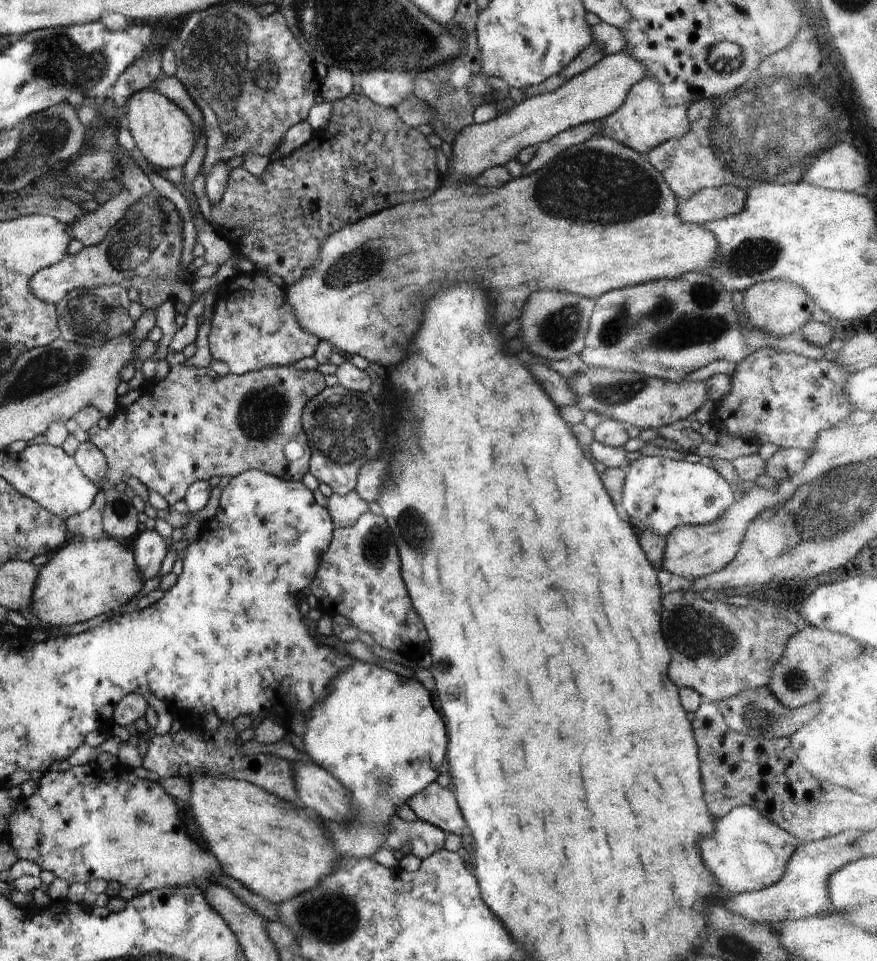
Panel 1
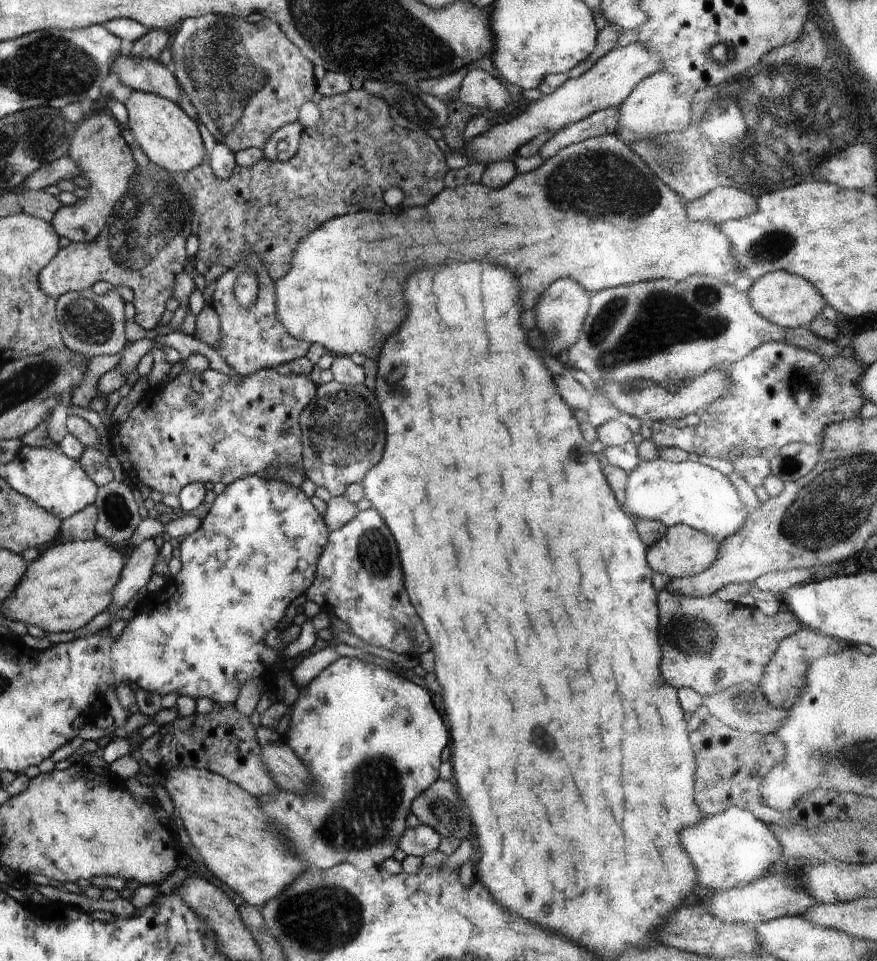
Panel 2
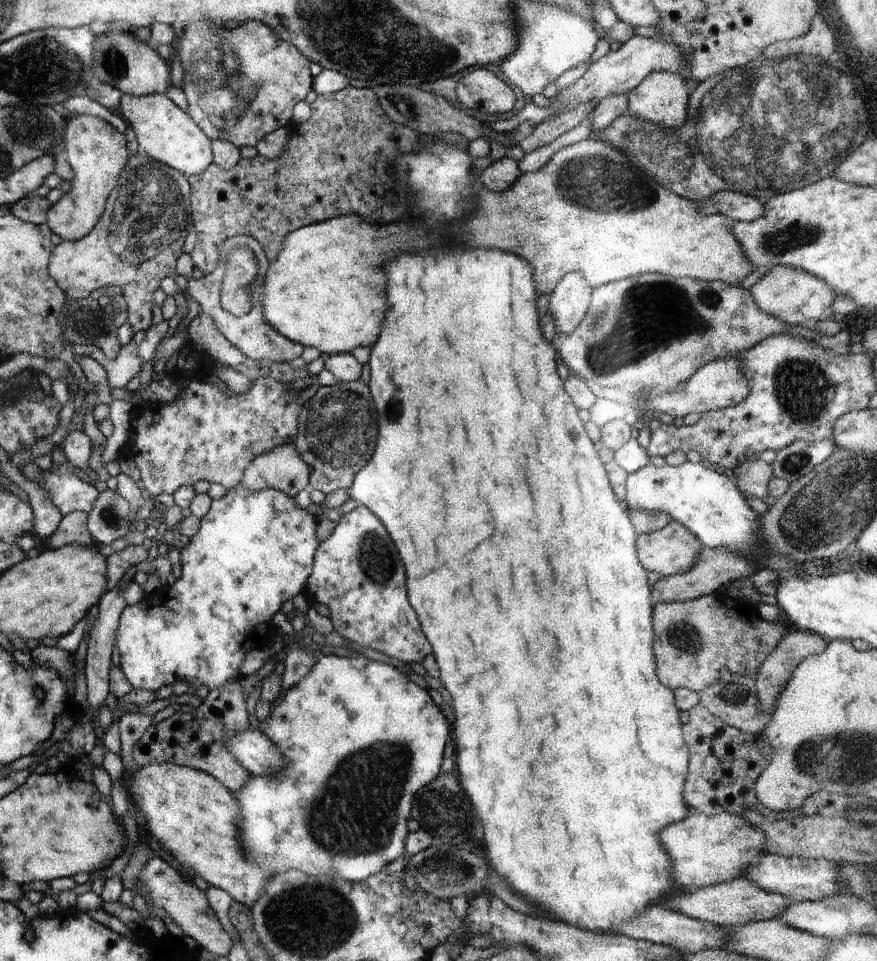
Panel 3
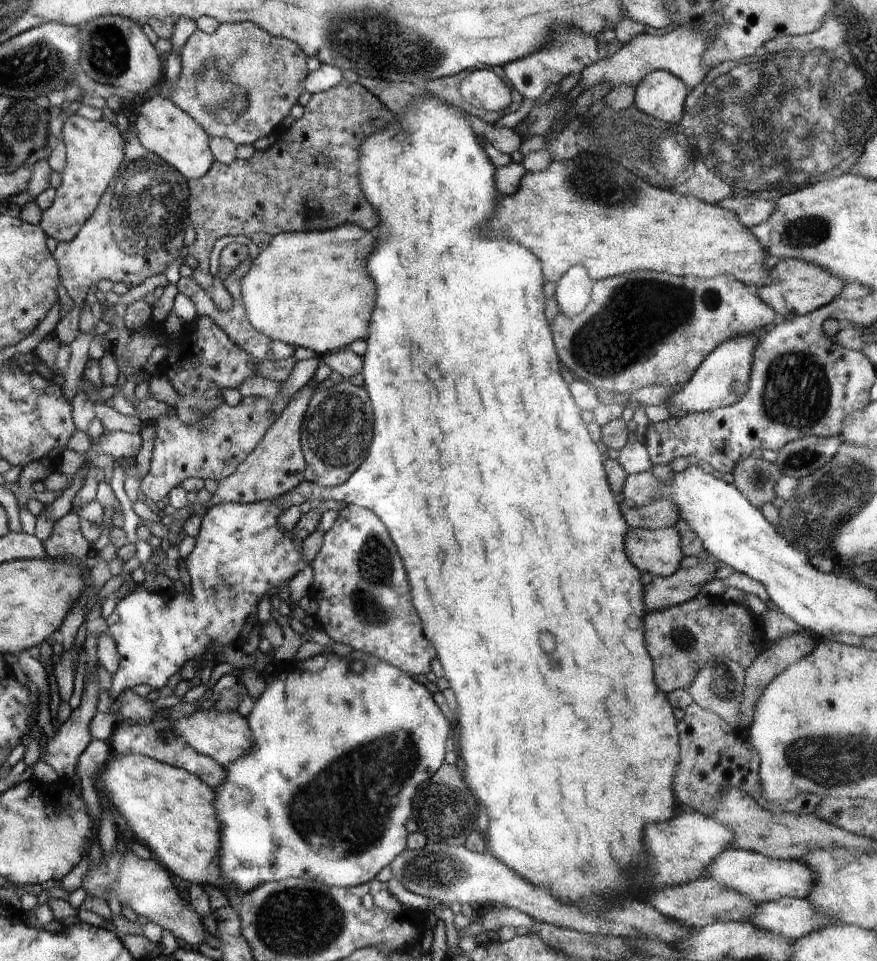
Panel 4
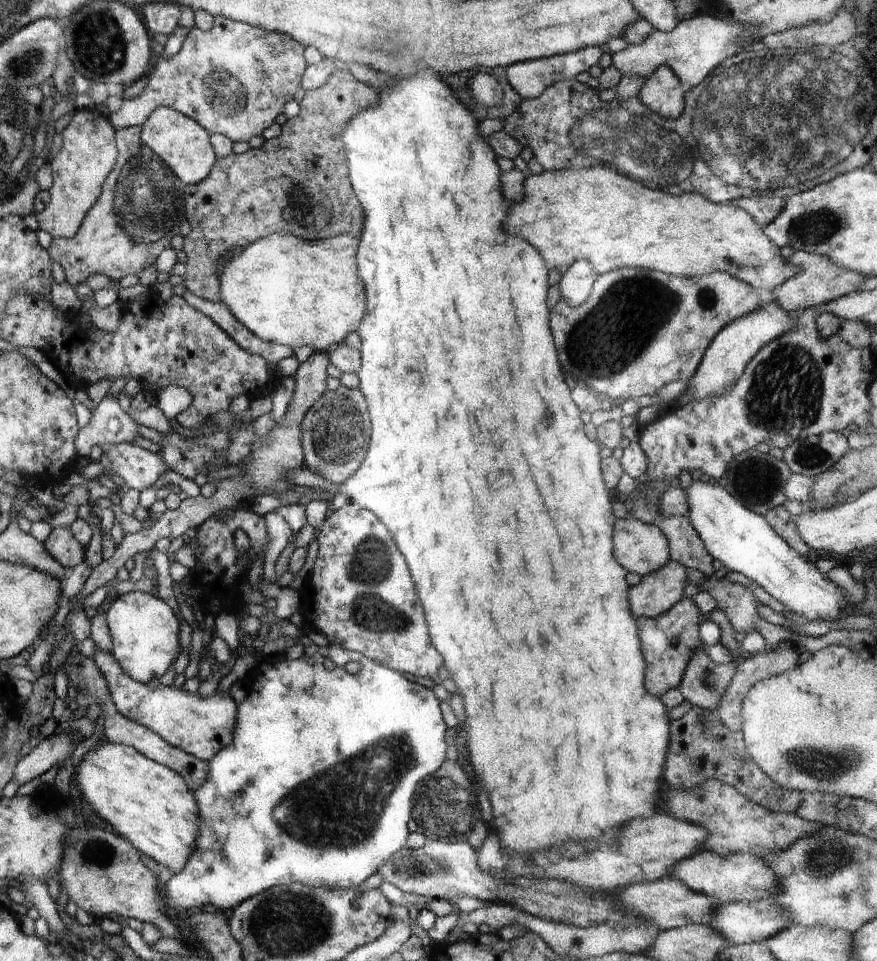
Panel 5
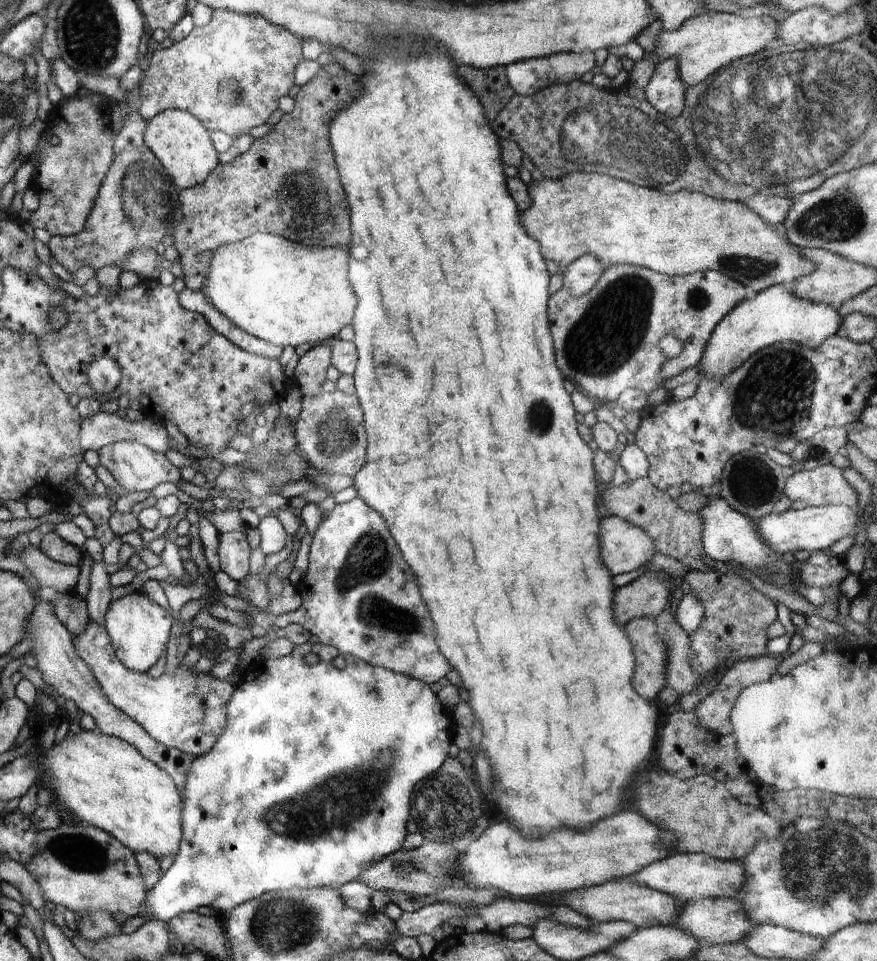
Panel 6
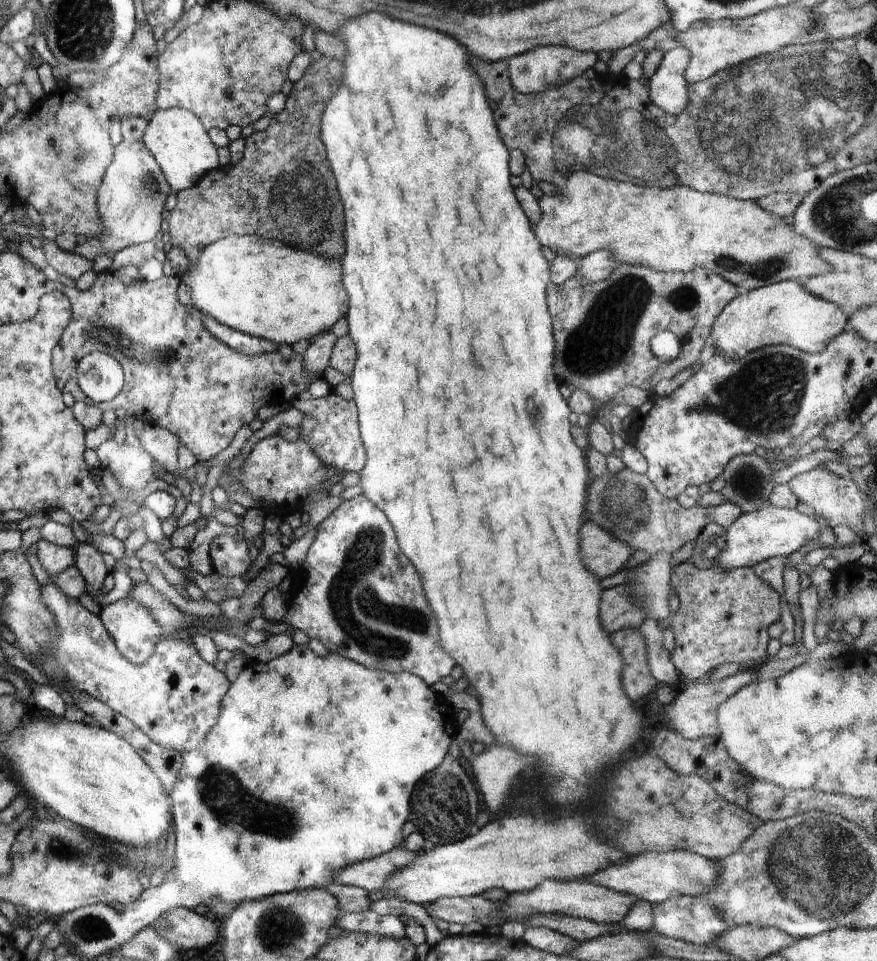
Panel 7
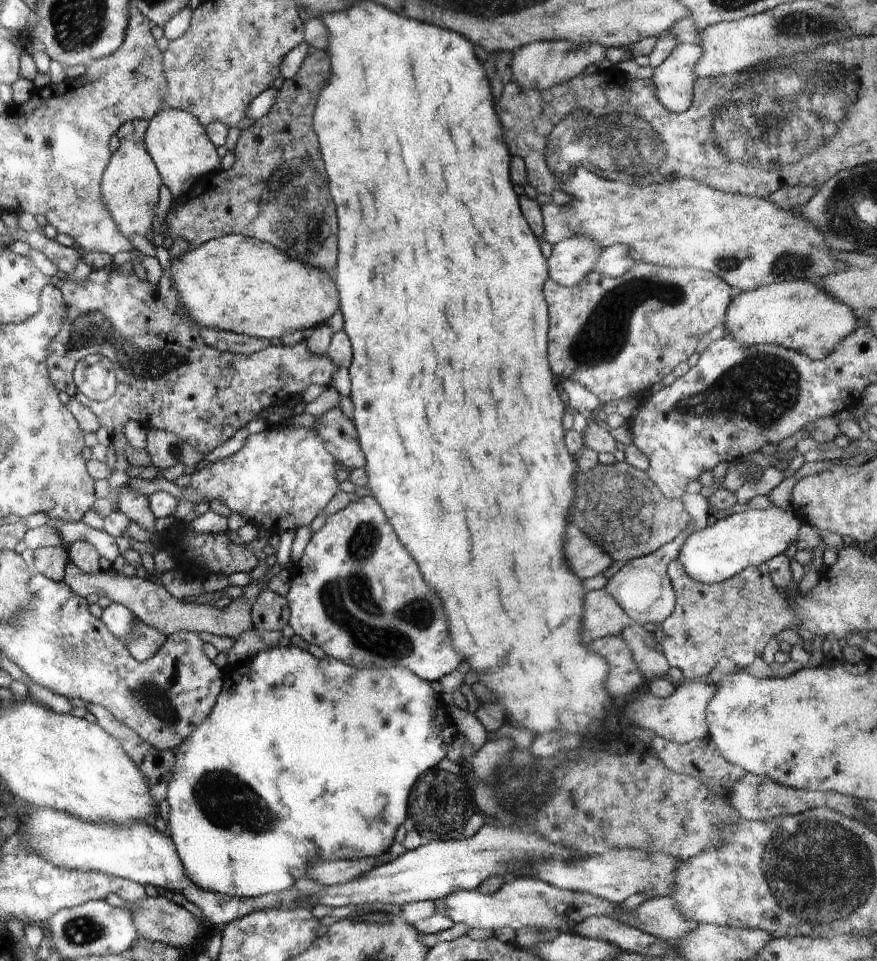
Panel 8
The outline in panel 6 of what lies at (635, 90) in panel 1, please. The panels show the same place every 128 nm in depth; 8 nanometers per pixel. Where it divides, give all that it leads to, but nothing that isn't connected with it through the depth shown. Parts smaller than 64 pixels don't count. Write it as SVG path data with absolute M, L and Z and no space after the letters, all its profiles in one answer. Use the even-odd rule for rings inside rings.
M670 57L655 64L644 92L658 112L676 118L684 110L687 87L681 79L676 58Z

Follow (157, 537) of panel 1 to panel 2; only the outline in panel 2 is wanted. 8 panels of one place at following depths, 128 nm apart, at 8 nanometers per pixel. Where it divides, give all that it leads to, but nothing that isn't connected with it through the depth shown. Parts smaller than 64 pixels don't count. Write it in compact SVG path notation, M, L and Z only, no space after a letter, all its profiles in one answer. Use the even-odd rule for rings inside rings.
M146 538L139 545L129 548L130 556L123 568L123 576L112 592L115 612L124 609L132 596L145 589L154 574L154 565L160 559L160 549L154 538Z

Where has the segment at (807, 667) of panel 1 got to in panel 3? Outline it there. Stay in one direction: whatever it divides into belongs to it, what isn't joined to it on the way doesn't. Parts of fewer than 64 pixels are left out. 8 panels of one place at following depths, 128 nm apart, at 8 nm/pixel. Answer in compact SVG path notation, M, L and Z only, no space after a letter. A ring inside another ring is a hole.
M804 629L794 630L787 633L785 637L774 648L772 654L764 660L758 669L758 676L755 678L755 688L758 698L758 710L764 714L772 714L776 710L776 700L782 694L782 689L786 688L788 680L792 678L792 672L798 668L798 664L802 660L806 660L809 656L814 656L826 650L827 640L822 636L806 631Z

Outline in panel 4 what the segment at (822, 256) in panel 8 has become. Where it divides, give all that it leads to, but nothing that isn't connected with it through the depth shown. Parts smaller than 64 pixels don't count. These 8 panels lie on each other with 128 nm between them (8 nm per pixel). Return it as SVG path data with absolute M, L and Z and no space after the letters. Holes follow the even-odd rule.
M590 150L581 158L552 161L548 170L526 172L514 196L498 196L496 200L498 204L496 216L492 218L492 230L528 248L540 260L544 278L550 282L558 282L574 264L582 264L594 280L632 270L660 270L676 276L698 278L728 275L755 288L776 282L772 269L766 268L768 251L756 240L751 229L740 224L735 212L702 202L695 196L652 188L648 182L620 168L610 158Z

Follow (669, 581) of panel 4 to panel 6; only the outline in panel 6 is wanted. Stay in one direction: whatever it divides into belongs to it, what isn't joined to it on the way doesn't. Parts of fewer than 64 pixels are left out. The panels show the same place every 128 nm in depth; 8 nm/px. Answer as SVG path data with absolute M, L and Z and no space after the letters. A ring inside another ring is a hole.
M652 568L626 586L614 590L614 622L626 626L632 619L656 618L671 606L673 592Z

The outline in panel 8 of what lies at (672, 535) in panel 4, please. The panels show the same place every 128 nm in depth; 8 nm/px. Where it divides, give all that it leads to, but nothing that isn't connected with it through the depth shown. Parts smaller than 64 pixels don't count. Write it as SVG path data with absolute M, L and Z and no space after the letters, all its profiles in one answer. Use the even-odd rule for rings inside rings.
M574 524L566 526L564 536L564 558L570 564L570 570L578 578L592 578L605 572L613 564L608 552L596 546L584 532L580 532Z

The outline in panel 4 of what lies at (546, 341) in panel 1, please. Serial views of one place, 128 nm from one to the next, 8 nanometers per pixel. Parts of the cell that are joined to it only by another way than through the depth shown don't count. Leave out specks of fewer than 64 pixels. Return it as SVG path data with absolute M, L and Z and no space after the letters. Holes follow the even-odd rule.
M572 266L560 280L556 288L556 302L560 312L568 318L582 314L591 299L592 280L582 266Z

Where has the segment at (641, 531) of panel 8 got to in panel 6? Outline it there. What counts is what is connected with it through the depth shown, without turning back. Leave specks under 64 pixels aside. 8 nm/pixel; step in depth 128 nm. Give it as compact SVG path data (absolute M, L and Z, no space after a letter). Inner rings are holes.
M648 476L628 481L622 486L606 485L600 498L602 498L602 502L604 502L610 515L620 517L624 522L644 530L654 540L656 551L661 554L666 554L666 556L679 561L687 556L696 560L702 560L702 556L705 556L700 513L682 510L676 504L675 499L672 499L666 491L658 490L650 482Z

